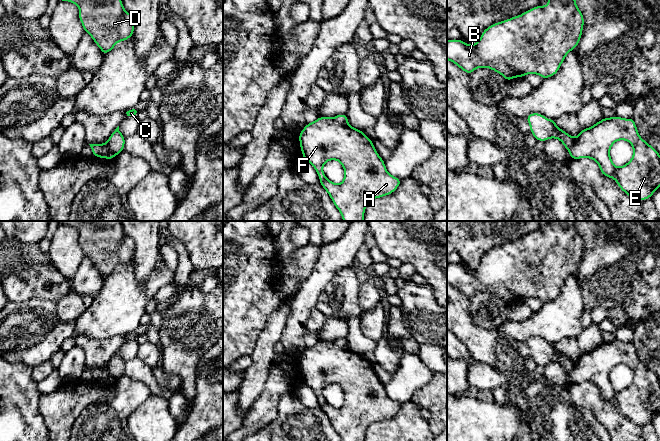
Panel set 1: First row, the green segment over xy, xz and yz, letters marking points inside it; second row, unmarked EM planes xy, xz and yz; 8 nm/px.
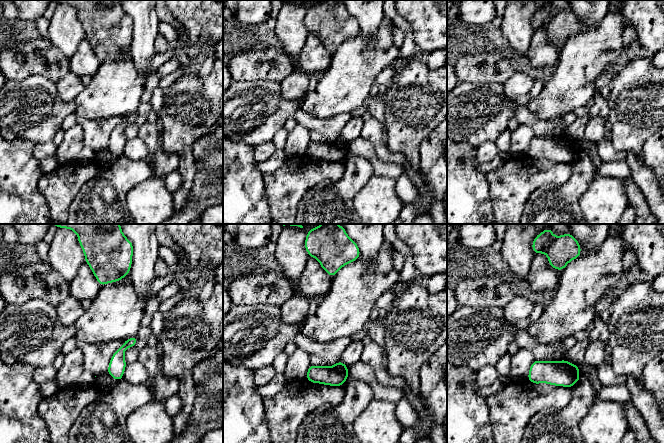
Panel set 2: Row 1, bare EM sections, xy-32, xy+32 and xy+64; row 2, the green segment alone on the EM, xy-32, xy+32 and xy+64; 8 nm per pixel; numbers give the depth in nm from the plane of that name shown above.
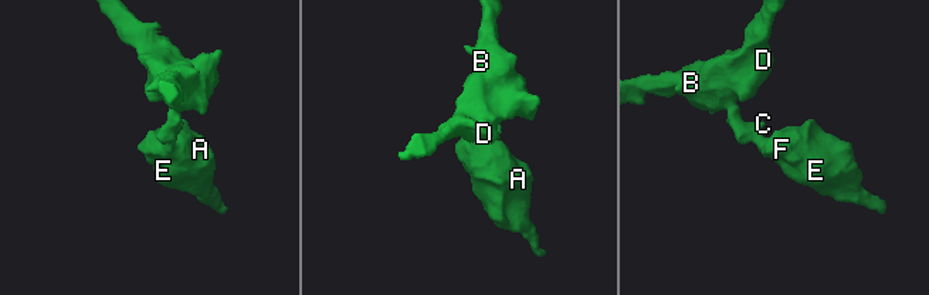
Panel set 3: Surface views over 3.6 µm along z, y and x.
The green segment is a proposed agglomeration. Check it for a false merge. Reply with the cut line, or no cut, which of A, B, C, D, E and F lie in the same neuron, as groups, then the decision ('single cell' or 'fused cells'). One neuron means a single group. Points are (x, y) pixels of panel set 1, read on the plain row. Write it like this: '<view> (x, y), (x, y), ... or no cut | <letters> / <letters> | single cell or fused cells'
xz (332, 342), (347, 348) | A E F / B C D | fused cells

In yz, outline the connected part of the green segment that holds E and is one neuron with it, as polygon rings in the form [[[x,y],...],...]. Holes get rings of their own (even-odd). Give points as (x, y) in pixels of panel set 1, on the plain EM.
[[[615,339],[582,353],[569,378],[570,384],[595,384],[602,399],[614,403],[623,416],[640,426],[651,422],[660,411],[660,378],[640,361],[633,342]],[[618,364],[626,364],[633,371],[632,383],[621,391],[616,391],[610,381],[610,373]]]

